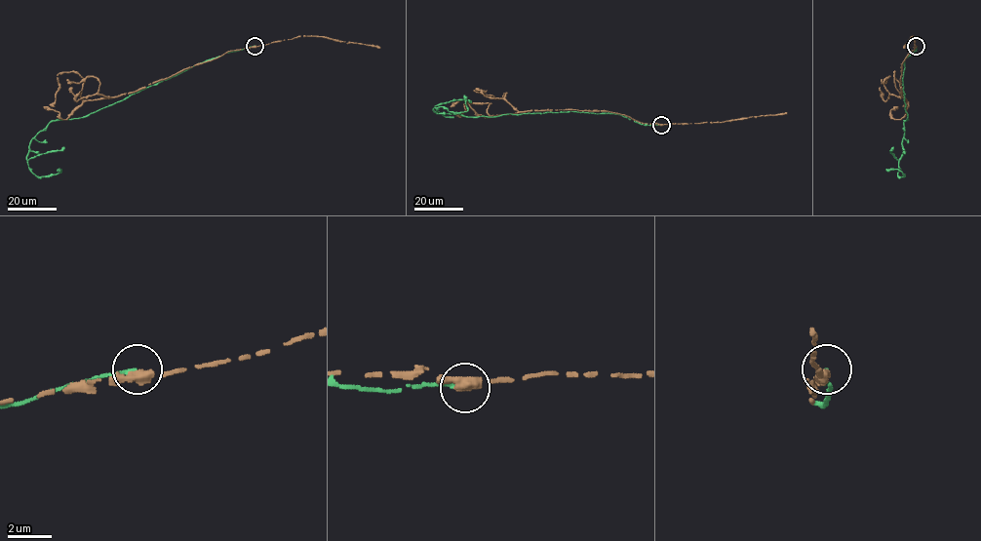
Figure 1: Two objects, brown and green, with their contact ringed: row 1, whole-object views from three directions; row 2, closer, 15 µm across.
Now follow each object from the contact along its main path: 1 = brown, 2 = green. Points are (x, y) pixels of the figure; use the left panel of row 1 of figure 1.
1: (255, 46), (232, 50), (133, 92), (94, 99), (81, 96), (83, 79), (78, 73), (59, 72), (54, 106)
2: (255, 46), (197, 63), (83, 117), (53, 120), (31, 139), (27, 159), (40, 176), (57, 170)

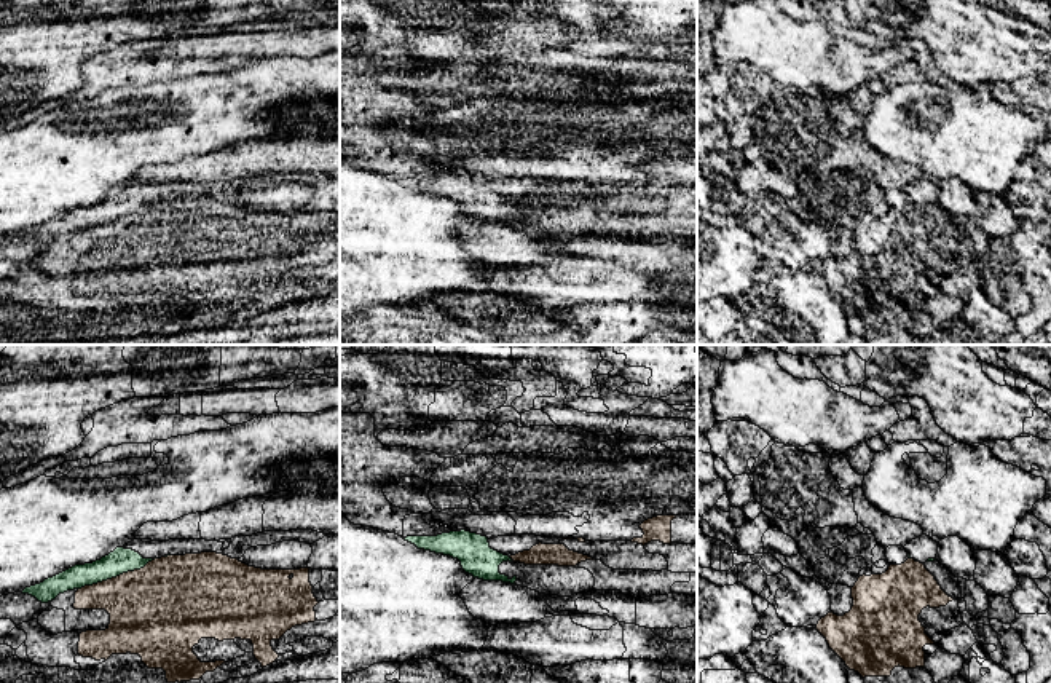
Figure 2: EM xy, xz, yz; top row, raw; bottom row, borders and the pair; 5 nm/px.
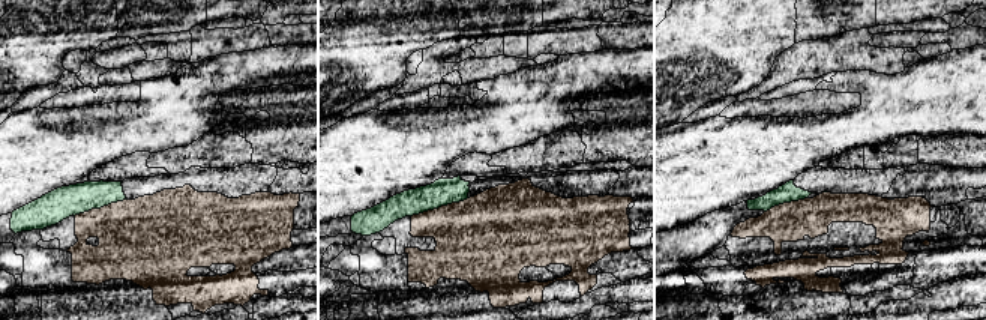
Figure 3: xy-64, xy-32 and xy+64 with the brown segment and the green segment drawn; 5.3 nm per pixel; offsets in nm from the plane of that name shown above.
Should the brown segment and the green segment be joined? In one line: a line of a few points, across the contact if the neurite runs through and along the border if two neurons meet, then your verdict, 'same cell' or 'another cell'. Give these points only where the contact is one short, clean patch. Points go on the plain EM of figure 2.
another cell

